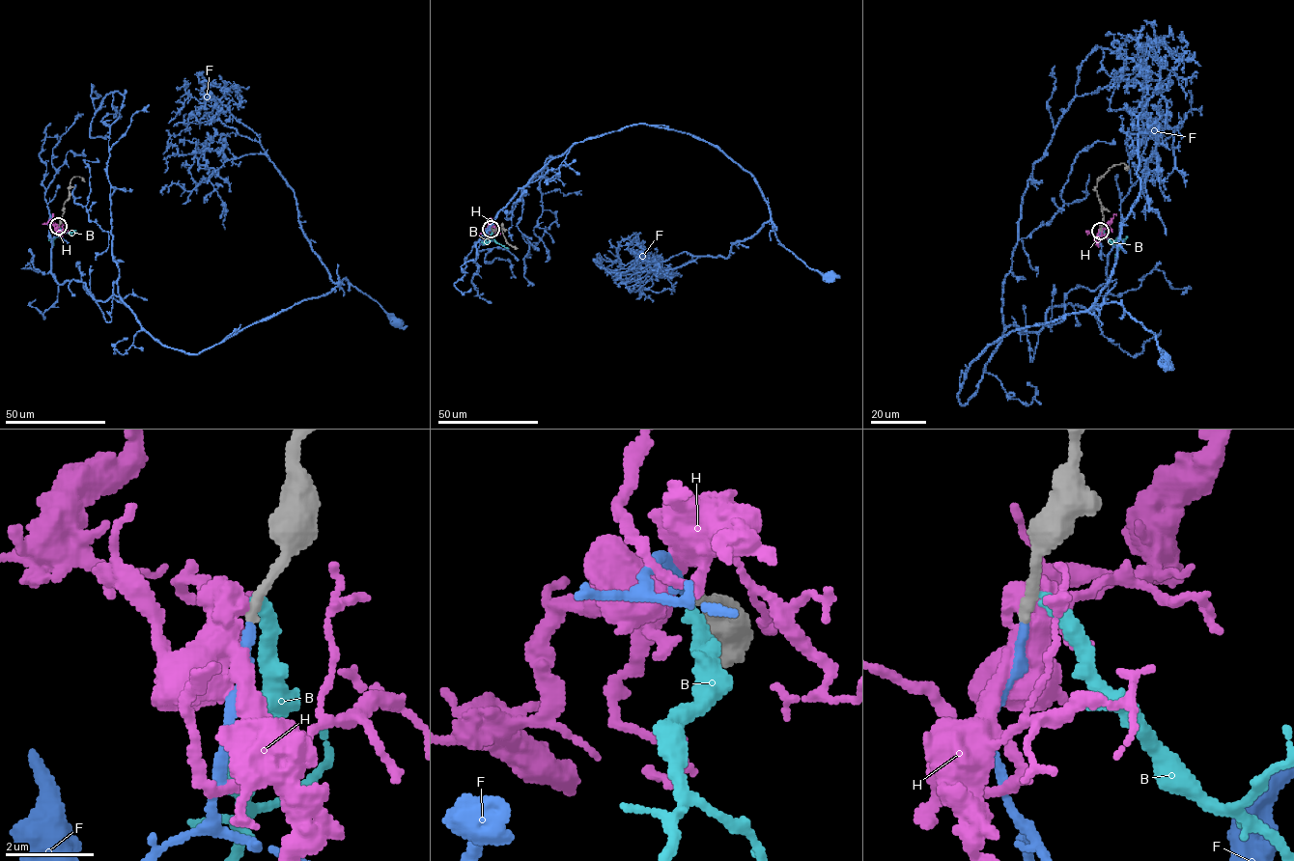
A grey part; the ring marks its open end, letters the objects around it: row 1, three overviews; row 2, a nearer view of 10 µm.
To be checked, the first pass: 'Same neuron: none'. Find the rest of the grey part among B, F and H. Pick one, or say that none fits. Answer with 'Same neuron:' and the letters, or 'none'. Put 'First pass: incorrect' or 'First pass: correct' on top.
First pass: incorrect
Same neuron: F

